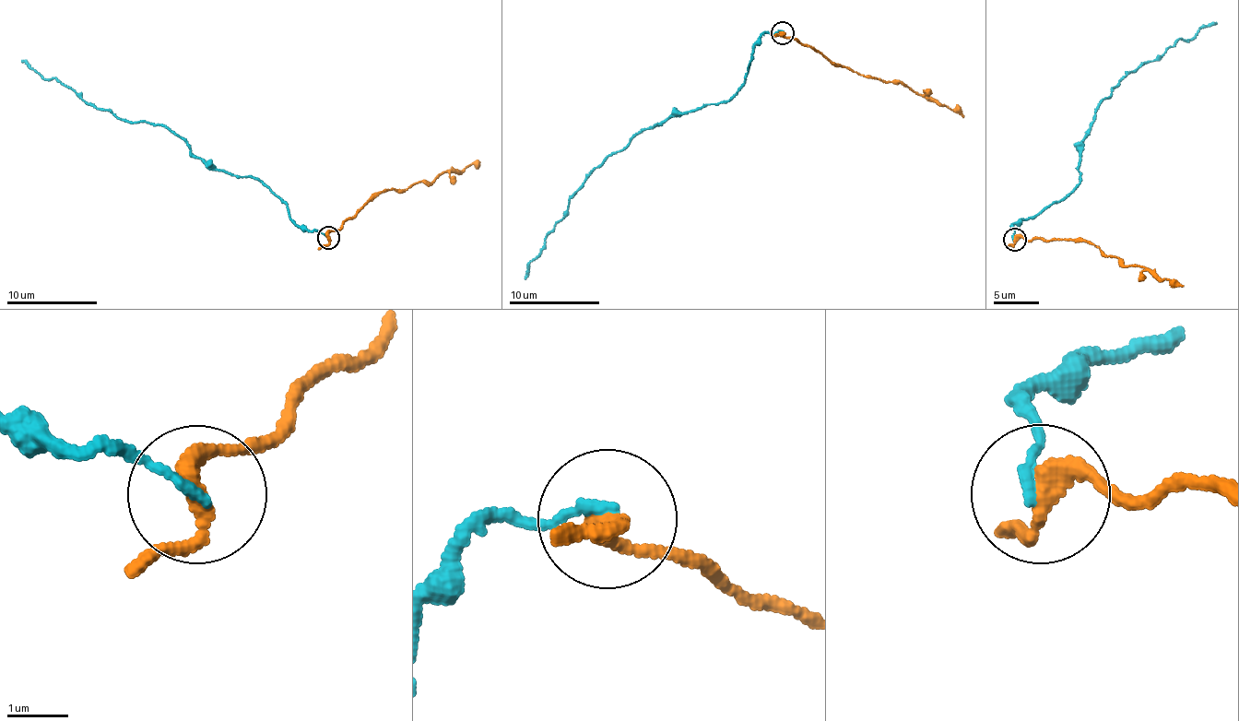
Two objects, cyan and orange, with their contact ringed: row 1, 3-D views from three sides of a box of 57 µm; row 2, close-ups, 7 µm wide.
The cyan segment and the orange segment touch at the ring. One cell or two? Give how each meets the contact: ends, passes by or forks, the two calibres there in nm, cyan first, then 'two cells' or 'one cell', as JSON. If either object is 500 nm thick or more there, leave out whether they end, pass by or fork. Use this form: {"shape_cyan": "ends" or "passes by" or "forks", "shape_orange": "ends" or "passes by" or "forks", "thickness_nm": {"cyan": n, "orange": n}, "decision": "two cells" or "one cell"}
{"shape_cyan": "ends", "shape_orange": "passes by", "thickness_nm": {"cyan": 160, "orange": 280}, "decision": "two cells"}

